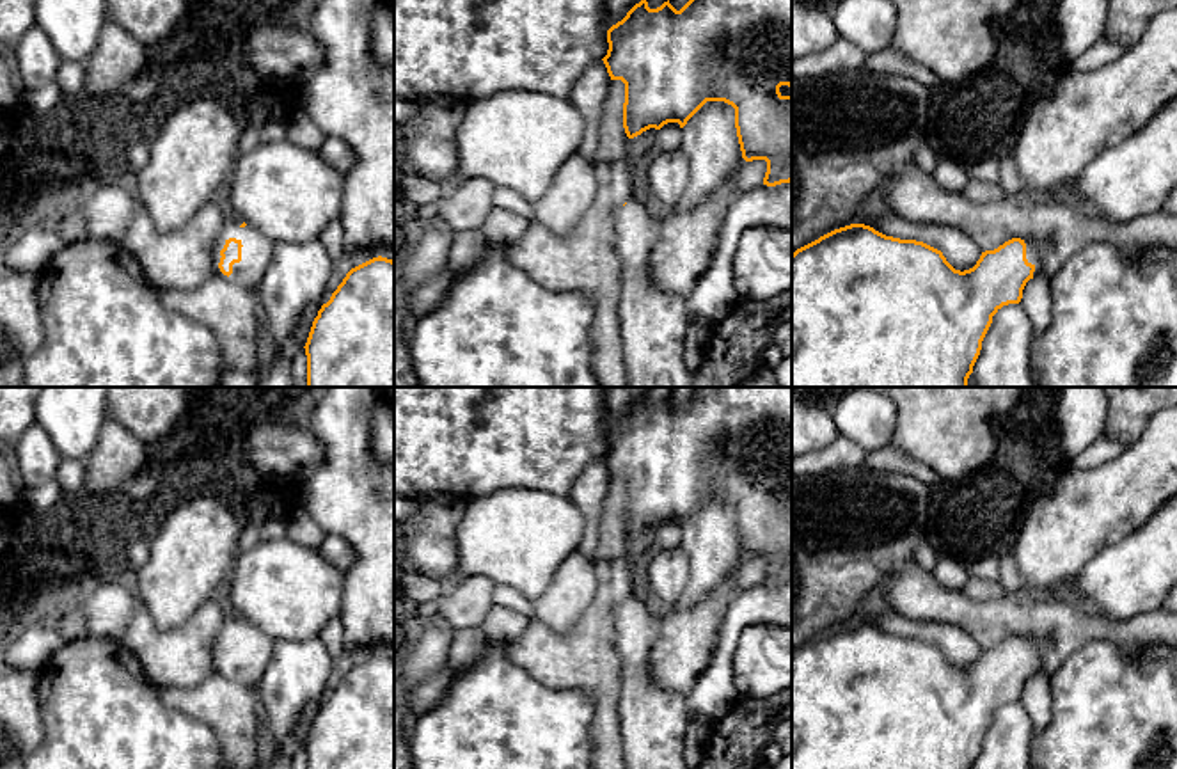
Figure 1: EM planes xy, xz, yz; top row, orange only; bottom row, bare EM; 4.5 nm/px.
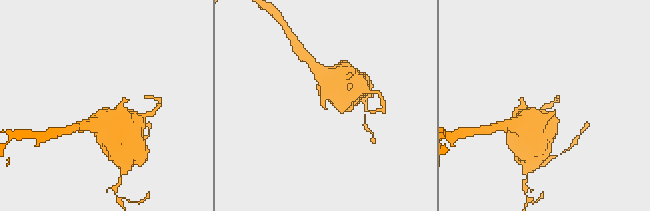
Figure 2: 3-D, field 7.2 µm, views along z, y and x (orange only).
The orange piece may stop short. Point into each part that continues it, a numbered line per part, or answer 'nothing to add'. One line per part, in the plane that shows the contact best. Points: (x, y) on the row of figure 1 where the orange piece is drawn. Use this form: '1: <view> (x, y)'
1: xy (258, 251)

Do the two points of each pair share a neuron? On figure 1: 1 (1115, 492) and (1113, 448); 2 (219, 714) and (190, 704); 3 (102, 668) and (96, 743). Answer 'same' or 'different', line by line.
1: different
2: same
3: same

